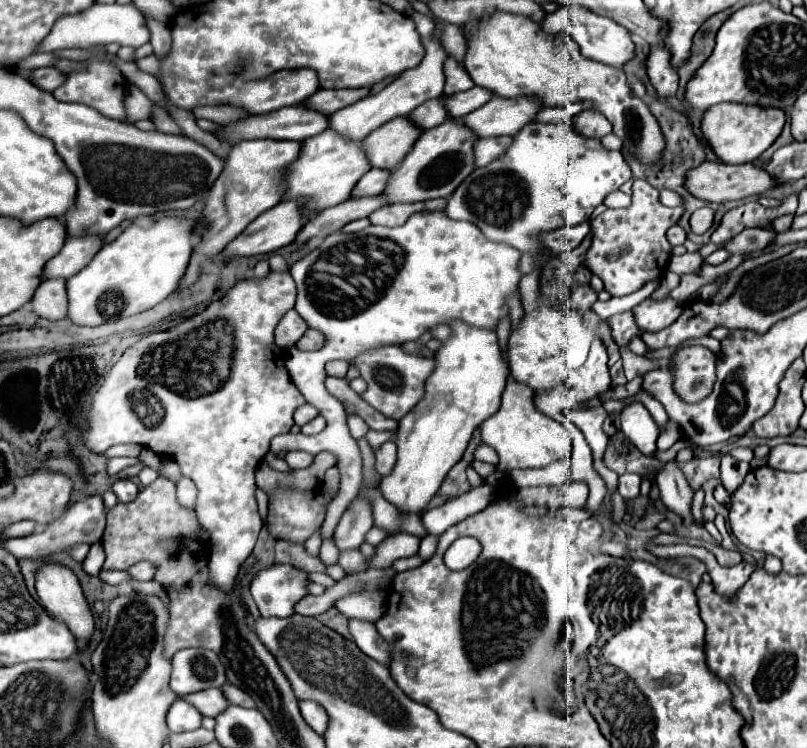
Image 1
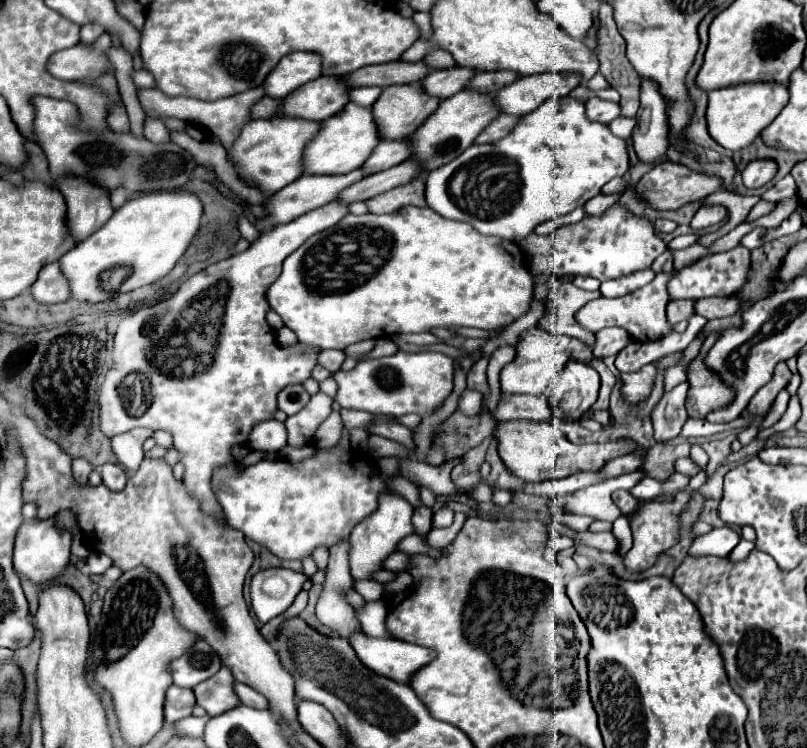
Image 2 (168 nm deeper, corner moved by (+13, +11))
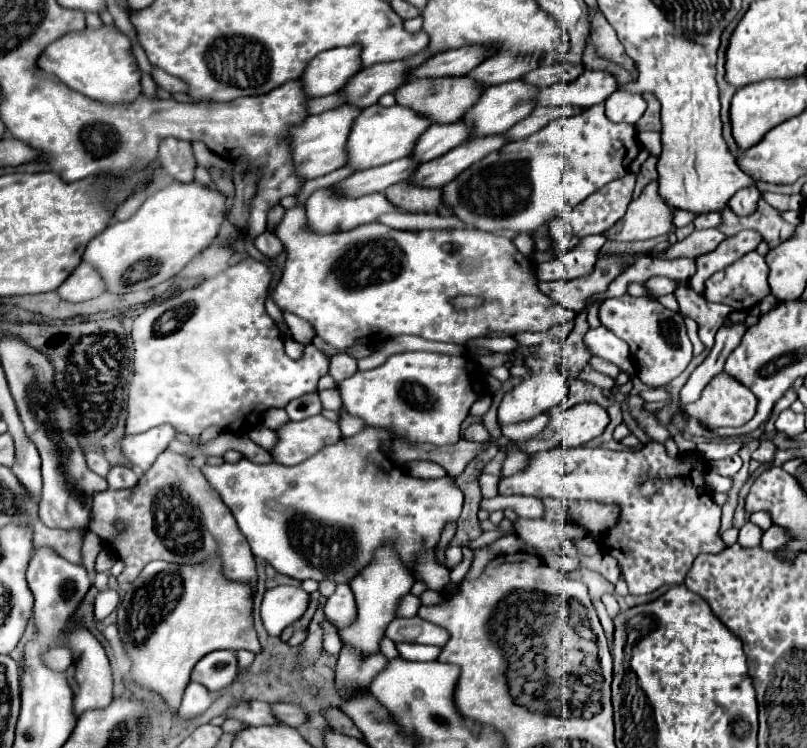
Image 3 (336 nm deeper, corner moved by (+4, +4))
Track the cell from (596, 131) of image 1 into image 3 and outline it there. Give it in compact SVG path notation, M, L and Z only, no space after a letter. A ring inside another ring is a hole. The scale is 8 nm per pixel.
M625 90L613 92L609 96L609 100L605 102L605 114L613 122L635 124L643 116L645 110L647 110L645 98L641 94L633 94L633 92L625 92Z

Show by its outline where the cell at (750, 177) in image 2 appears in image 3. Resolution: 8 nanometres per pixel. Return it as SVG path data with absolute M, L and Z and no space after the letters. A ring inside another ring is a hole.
M753 186L753 188L743 188L737 194L731 196L729 200L729 208L737 214L737 216L749 216L757 210L757 200L761 198L761 192Z

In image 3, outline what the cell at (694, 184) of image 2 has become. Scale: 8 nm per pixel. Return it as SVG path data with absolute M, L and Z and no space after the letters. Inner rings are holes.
M651 182L643 194L629 204L629 210L621 220L617 220L601 236L617 242L649 240L671 232L671 216L675 210L669 210L661 198L657 198L657 182Z

